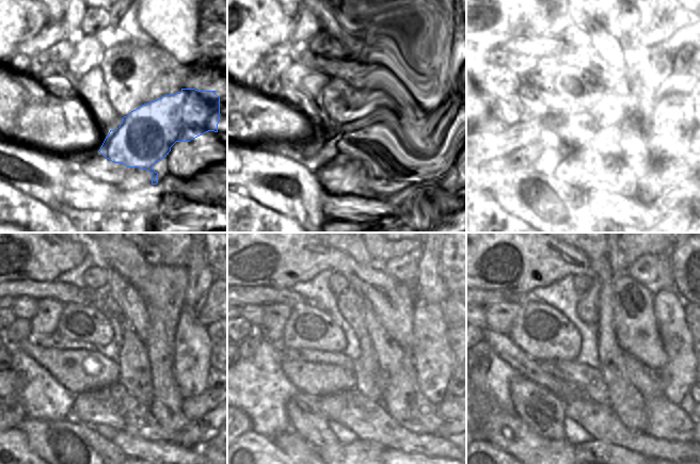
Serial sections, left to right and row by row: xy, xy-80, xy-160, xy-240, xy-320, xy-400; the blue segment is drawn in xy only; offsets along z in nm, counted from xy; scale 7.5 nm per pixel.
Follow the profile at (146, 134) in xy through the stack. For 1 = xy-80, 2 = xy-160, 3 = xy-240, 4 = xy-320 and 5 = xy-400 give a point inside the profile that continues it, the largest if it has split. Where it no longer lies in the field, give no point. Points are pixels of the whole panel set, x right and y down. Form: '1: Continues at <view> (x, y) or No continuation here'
1: Continues at xy-80 (420, 128)
2: Continues at xy-160 (672, 124)
3: Continues at xy-240 (192, 353)
4: Continues at xy-320 (431, 352)
5: Continues at xy-400 (679, 374).

